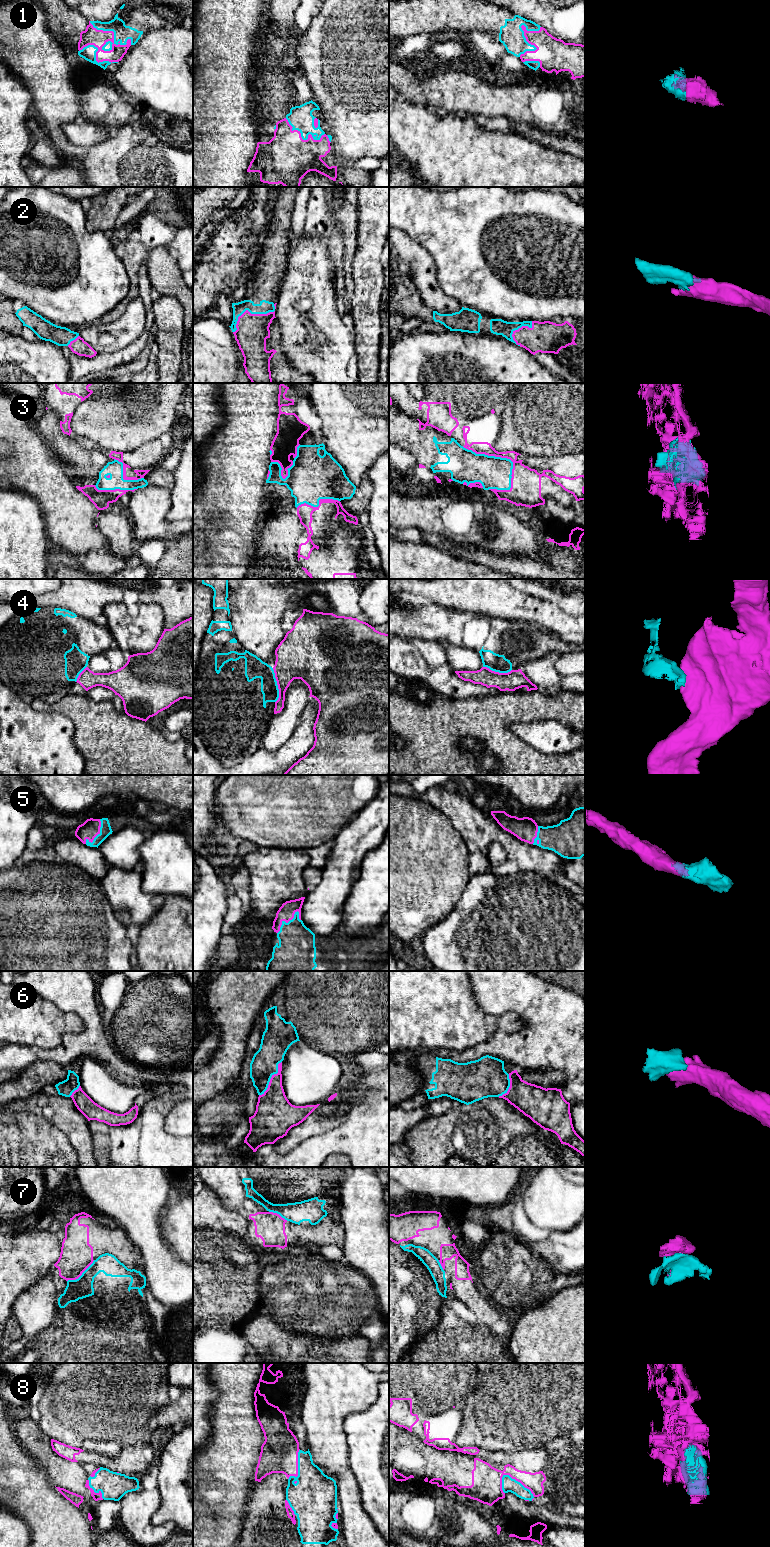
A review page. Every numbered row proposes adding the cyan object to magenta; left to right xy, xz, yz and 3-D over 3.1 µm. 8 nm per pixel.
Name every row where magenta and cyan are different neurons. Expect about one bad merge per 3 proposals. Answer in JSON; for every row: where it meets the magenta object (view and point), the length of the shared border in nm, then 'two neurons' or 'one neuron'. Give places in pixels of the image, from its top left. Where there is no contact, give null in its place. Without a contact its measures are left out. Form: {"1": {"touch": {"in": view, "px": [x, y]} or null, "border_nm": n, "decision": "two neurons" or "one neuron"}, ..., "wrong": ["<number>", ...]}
{"1": {"touch": {"in": "xy", "px": [113, 36]}, "border_nm": 400, "decision": "one neuron"}, "2": {"touch": {"in": "xz", "px": [248, 311]}, "border_nm": 380, "decision": "one neuron"}, "3": {"touch": {"in": "yz", "px": [501, 457]}, "border_nm": 500, "decision": "two neurons"}, "4": {"touch": {"in": "xz", "px": [277, 684]}, "border_nm": 280, "decision": "two neurons"}, "5": {"touch": {"in": "xz", "px": [285, 921]}, "border_nm": 260, "decision": "one neuron"}, "6": {"touch": {"in": "xz", "px": [271, 1078]}, "border_nm": 340, "decision": "one neuron"}, "7": {"touch": {"in": "xy", "px": [81, 1274]}, "border_nm": 280, "decision": "two neurons"}, "8": {"touch": {"in": "yz", "px": [521, 1483]}, "border_nm": 320, "decision": "two neurons"}, "wrong": ["3", "4", "7", "8"]}

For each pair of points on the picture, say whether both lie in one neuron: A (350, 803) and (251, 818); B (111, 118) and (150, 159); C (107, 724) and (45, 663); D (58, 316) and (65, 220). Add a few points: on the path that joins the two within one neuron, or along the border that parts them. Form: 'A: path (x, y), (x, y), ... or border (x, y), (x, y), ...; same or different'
A: path (325, 803), (276, 803); same
B: border (138, 122), (123, 124), (118, 127); different
C: border (70, 693), (49, 704); different
D: path (65, 292), (71, 284), (71, 244); same

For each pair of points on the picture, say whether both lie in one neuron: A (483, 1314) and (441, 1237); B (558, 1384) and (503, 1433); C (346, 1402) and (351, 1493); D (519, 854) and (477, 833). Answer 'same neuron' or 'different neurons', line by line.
A: same neuron
B: same neuron
C: same neuron
D: same neuron

